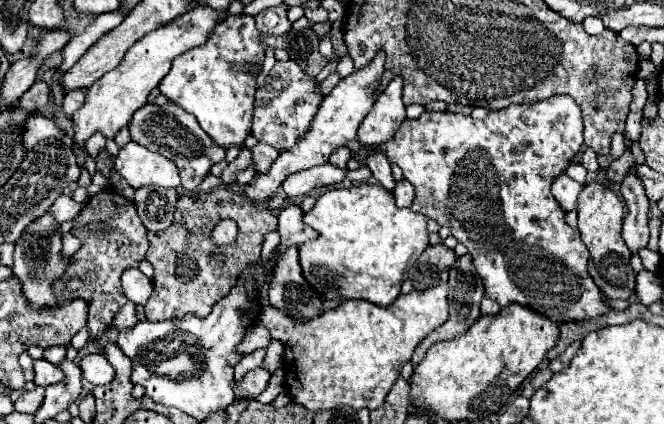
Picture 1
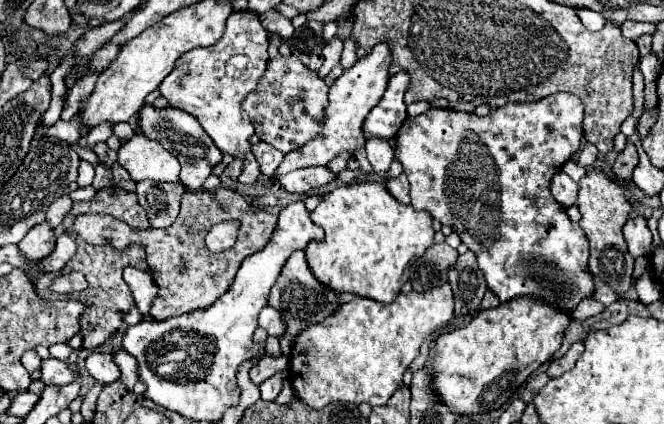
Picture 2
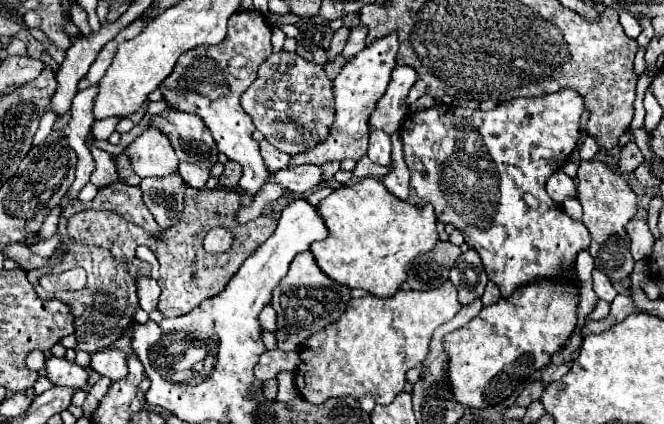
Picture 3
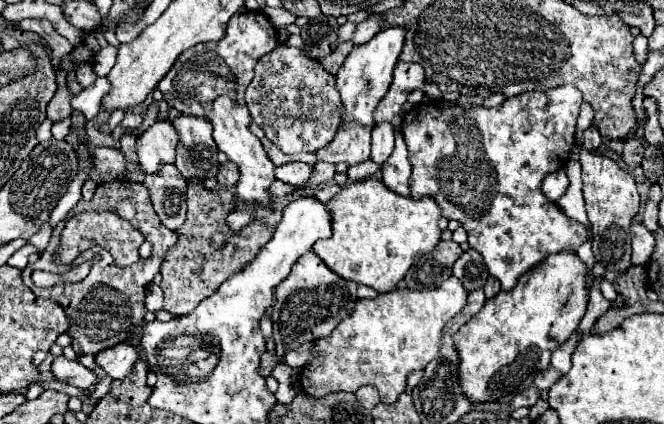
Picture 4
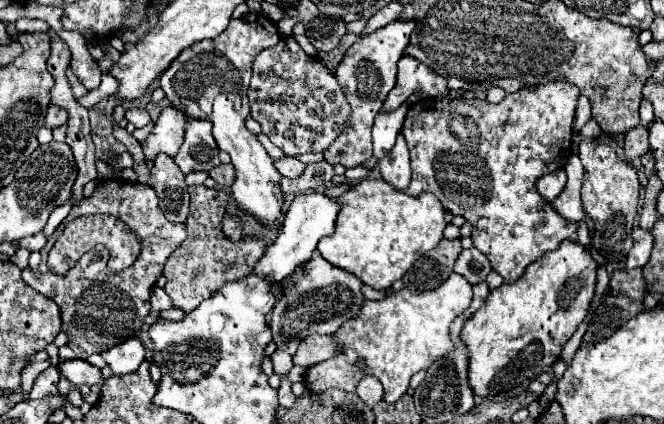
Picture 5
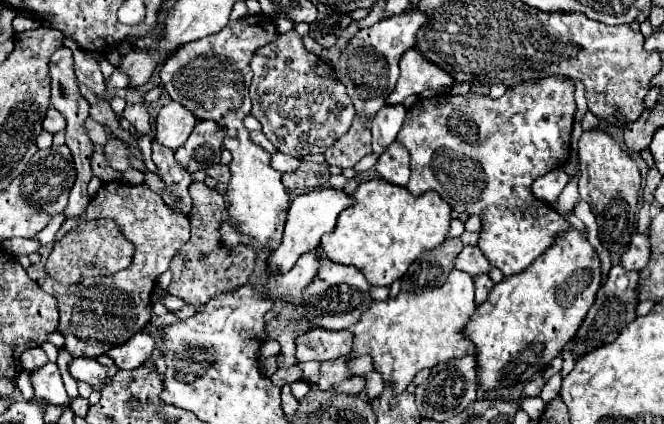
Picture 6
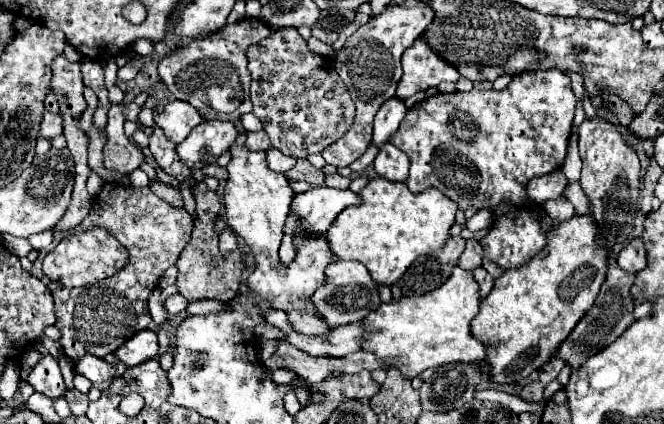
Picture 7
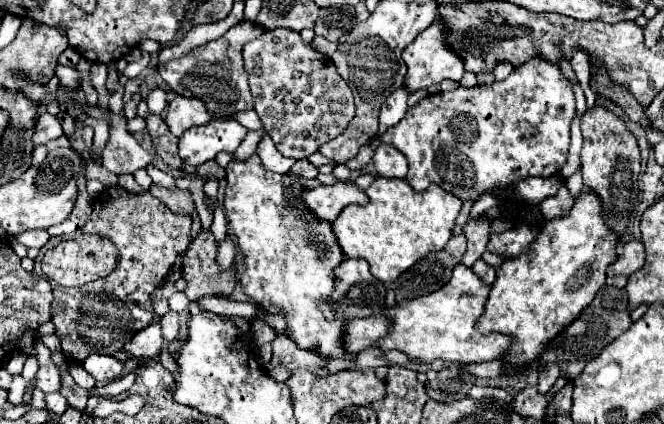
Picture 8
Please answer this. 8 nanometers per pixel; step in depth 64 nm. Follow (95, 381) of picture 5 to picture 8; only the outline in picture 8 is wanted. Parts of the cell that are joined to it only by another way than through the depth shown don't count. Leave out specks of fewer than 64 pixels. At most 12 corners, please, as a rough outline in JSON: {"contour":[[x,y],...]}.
{"contour":[[90,354],[82,366],[98,380],[122,376],[124,362]]}

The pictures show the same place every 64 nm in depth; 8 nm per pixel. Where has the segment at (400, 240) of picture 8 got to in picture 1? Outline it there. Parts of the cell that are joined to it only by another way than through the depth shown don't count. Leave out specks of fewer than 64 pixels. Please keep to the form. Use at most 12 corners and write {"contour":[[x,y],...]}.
{"contour":[[372,182],[330,188],[298,248],[328,300],[400,294],[428,218]]}

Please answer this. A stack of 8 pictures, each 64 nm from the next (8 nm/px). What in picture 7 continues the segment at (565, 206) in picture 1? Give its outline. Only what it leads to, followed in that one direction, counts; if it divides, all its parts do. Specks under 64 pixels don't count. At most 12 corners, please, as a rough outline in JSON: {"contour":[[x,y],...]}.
{"contour":[[562,170],[532,178],[526,186],[532,202],[558,198],[568,180]]}

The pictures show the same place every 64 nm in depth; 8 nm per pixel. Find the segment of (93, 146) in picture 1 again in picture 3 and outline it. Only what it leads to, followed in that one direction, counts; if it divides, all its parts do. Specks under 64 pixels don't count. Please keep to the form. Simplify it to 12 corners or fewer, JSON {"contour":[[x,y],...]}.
{"contour":[[120,118],[94,122],[94,138],[108,140]]}

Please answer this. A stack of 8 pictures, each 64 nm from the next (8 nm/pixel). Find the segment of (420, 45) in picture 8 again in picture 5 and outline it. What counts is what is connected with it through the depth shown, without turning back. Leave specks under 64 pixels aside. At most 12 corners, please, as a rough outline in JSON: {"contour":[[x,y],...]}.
{"contour":[[406,54],[382,110],[396,110],[414,92],[448,96],[448,82]]}

